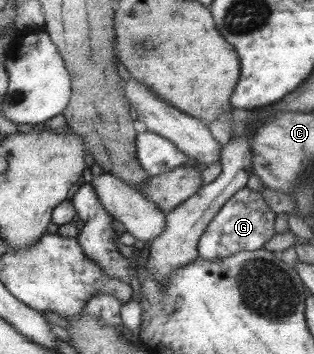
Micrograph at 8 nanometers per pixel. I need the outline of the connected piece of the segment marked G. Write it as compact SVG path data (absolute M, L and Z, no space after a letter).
M247 185L232 195L219 210L219 213L207 224L203 235L197 245L198 255L209 260L217 260L229 257L239 251L253 251L265 248L265 243L275 235L276 213L269 208L260 192L253 191Z

